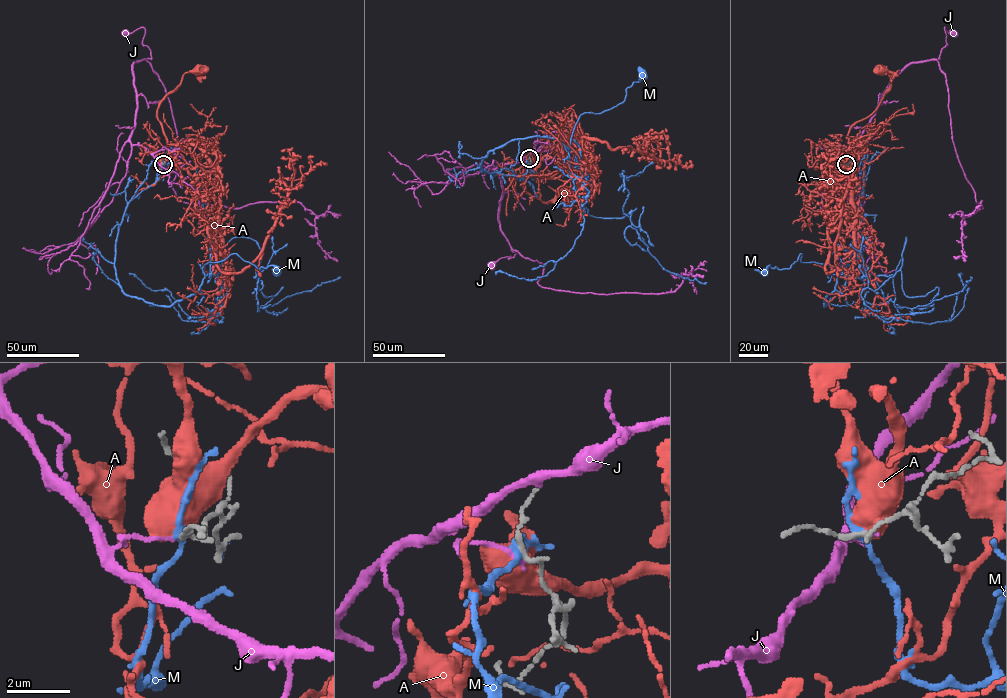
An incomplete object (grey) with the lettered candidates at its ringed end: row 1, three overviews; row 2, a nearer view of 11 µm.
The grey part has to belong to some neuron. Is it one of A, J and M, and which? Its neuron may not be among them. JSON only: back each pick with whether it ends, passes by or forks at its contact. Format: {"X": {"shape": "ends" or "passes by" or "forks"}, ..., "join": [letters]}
{"J": {"shape": "ends"}, "join": ["J"]}

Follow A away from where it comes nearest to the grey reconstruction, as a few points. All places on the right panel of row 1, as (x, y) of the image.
A: (846, 164), (860, 154), (847, 142), (850, 128), (875, 110), (890, 85), (880, 69)

